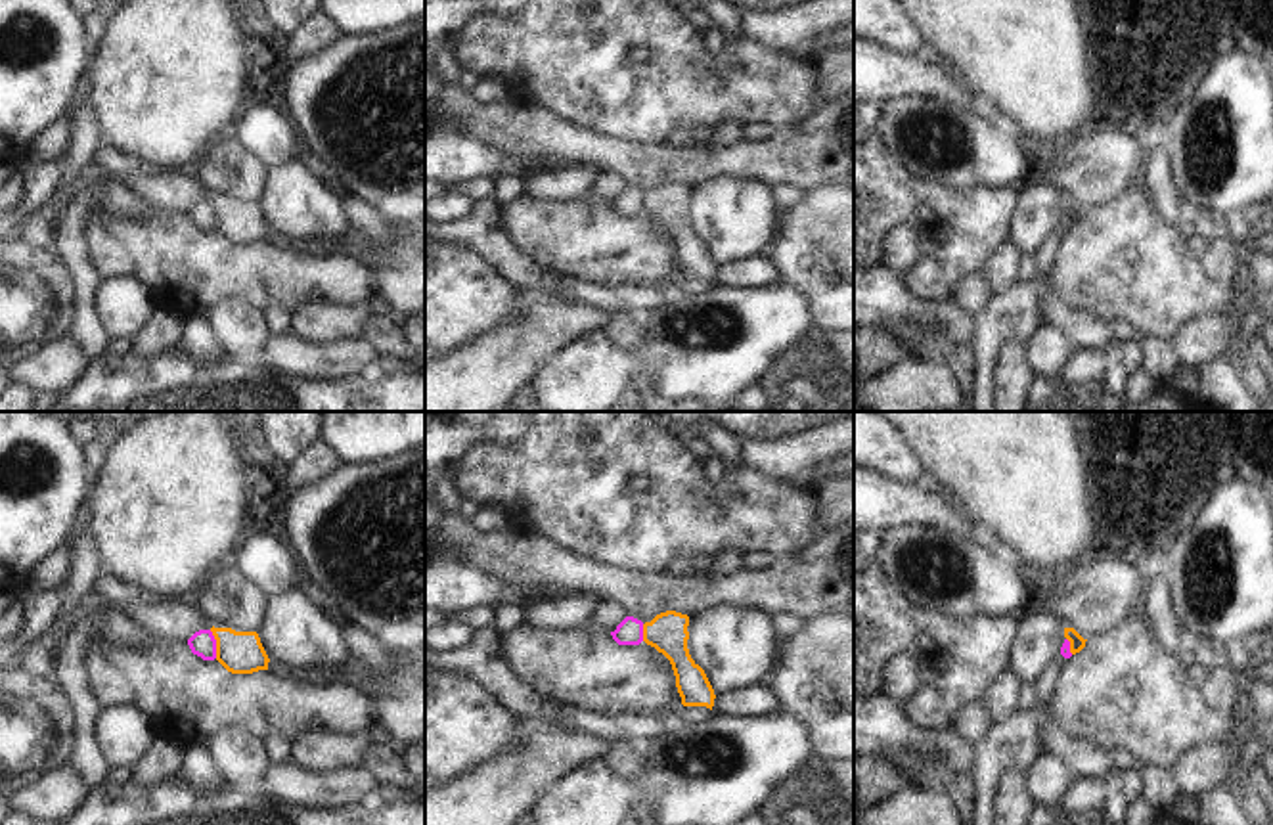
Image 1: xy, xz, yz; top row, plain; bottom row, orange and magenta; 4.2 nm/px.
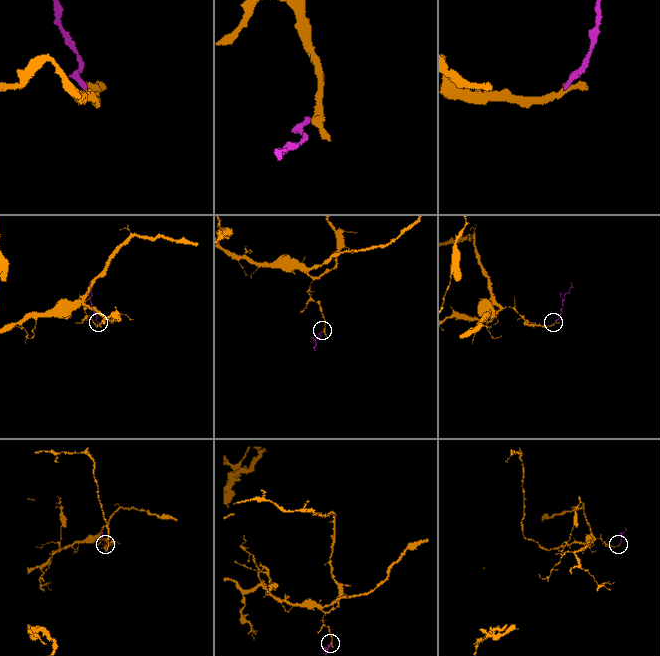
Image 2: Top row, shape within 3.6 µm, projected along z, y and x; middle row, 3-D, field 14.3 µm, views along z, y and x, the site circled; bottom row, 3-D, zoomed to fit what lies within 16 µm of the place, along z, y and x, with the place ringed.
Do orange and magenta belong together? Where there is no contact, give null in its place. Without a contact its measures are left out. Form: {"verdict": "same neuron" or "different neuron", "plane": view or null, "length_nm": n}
{"verdict": "different neuron", "plane": "xy", "length_nm": 120}

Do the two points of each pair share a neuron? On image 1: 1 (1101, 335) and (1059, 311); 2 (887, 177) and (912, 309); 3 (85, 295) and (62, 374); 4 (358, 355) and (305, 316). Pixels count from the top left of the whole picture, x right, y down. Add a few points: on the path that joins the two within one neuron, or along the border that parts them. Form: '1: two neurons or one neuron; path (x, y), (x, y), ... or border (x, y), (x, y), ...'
1: one neuron; path (1092, 332), (1069, 320)
2: two neurons; border (898, 276), (921, 297), (950, 301)
3: two neurons; border (67, 335), (87, 364)
4: two neurons; border (293, 335), (309, 343), (358, 341)

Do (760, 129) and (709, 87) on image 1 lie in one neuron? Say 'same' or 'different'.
different

